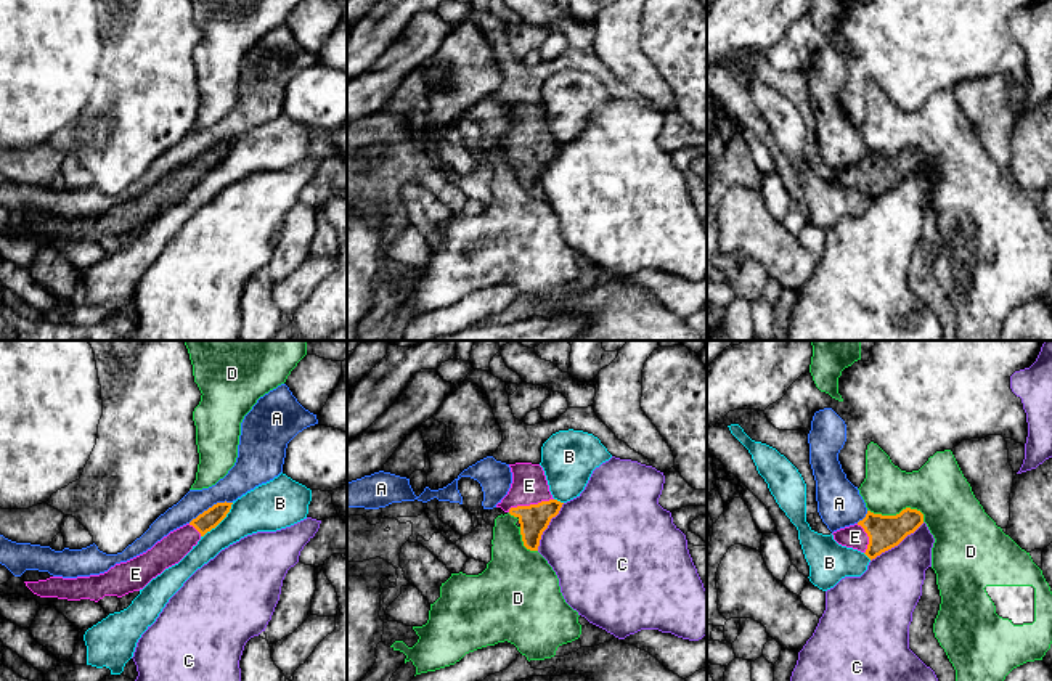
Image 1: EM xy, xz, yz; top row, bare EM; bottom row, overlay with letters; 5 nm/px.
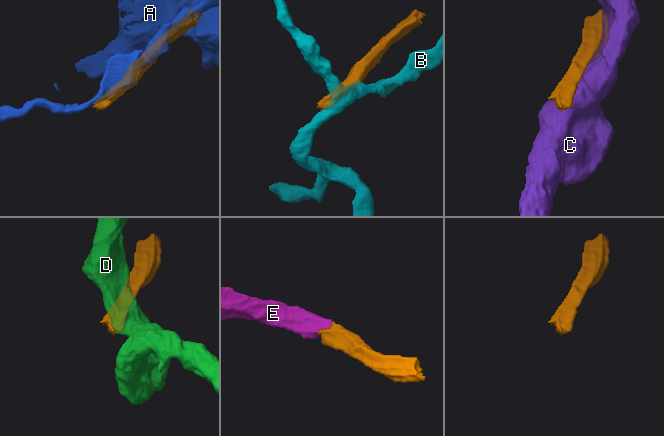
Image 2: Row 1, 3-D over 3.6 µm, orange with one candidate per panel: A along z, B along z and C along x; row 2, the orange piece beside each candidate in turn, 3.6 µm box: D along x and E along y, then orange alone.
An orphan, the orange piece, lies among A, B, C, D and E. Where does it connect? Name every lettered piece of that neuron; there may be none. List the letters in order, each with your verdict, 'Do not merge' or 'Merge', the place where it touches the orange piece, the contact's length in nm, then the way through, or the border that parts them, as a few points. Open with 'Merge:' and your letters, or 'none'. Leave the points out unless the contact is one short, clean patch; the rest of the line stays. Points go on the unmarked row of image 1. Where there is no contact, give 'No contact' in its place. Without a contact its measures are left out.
Merge: E
A: Do not merge. Touches orange at xy (209, 148). Shared border 240 nm
B: Do not merge. Touches orange at xy (219, 163). Shared border 240 nm
C: Do not merge. Touches orange at yz (897, 185). Shared border 340 nm
D: Do not merge. Touches orange at yz (898, 154). Shared border 300 nm
E: Merge. Touches orange at xz (530, 145). Shared border 240 nm. Path across: xz (534, 159), (530, 145), (529, 126)

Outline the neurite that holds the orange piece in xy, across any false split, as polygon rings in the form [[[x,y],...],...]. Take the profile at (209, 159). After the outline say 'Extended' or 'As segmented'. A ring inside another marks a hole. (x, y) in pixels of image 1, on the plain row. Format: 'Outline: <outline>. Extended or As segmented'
Outline: [[[226,141],[214,145],[190,164],[170,172],[146,193],[116,204],[104,214],[77,218],[50,217],[24,223],[40,238],[67,241],[90,239],[98,243],[104,236],[122,238],[140,231],[165,209],[178,204],[207,172],[226,157],[231,145]]]. Extended

